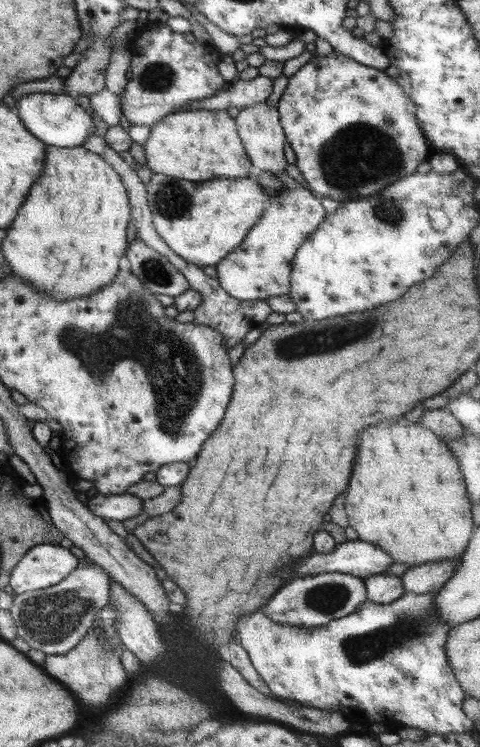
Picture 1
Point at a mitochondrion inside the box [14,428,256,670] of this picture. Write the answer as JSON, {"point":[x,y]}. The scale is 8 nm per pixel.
{"point":[53,618]}

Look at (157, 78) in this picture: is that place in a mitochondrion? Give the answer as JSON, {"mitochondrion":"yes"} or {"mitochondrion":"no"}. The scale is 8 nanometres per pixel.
{"mitochondrion":"yes"}

